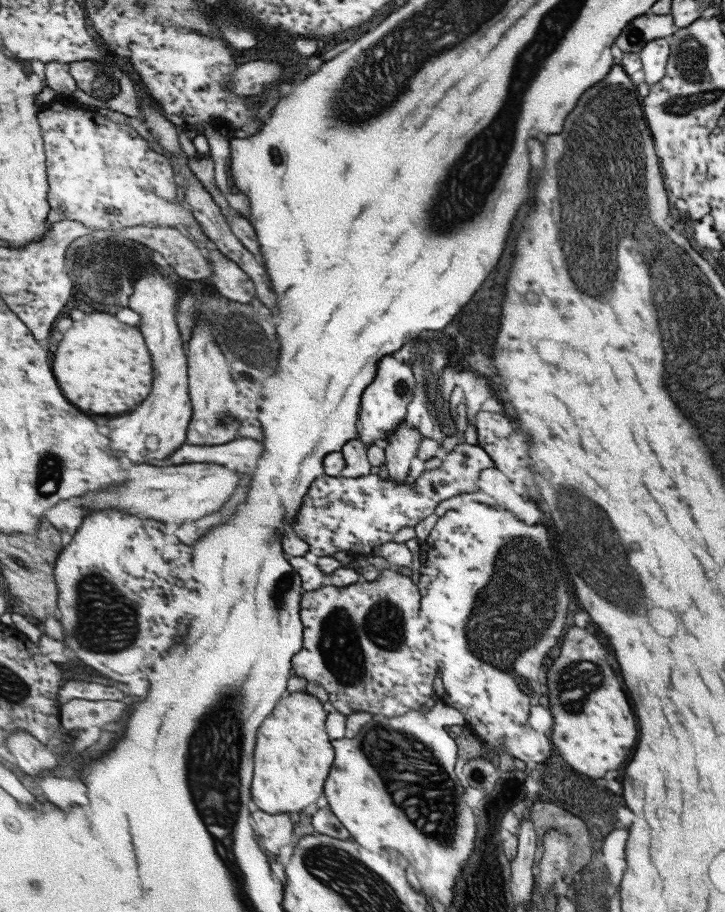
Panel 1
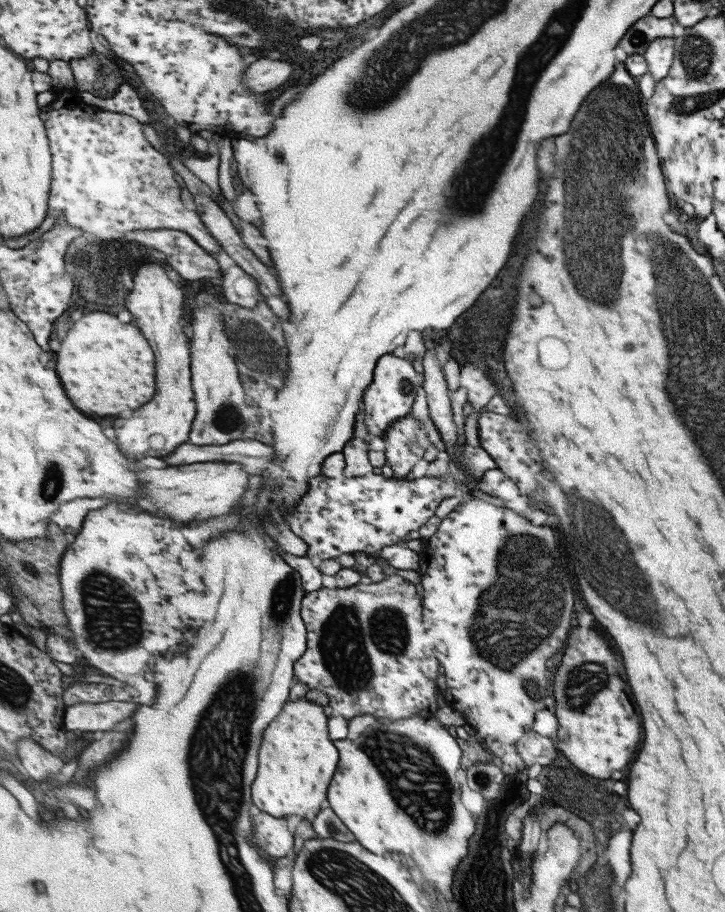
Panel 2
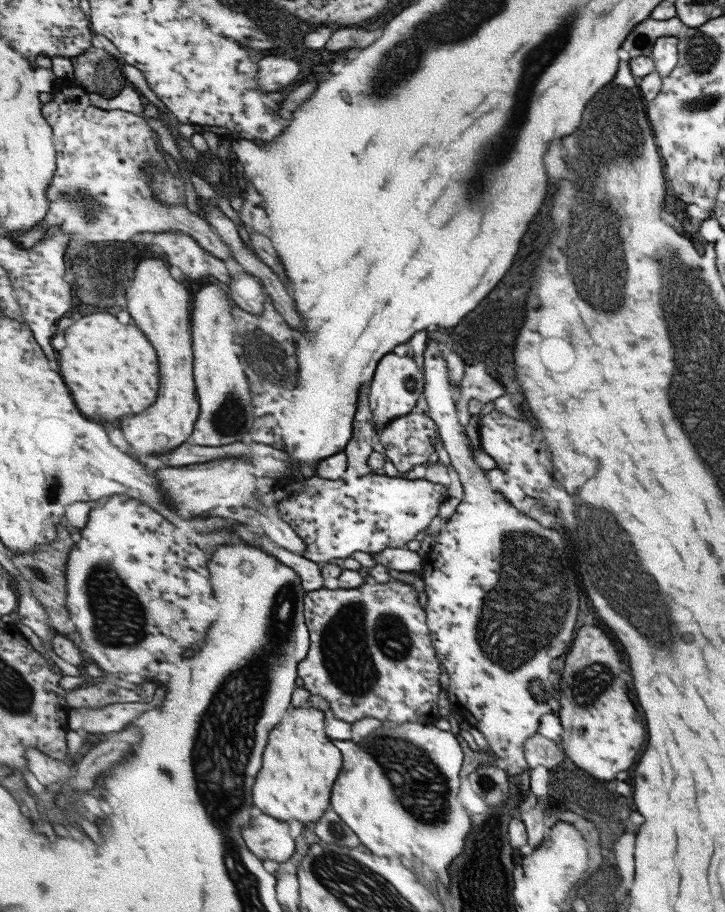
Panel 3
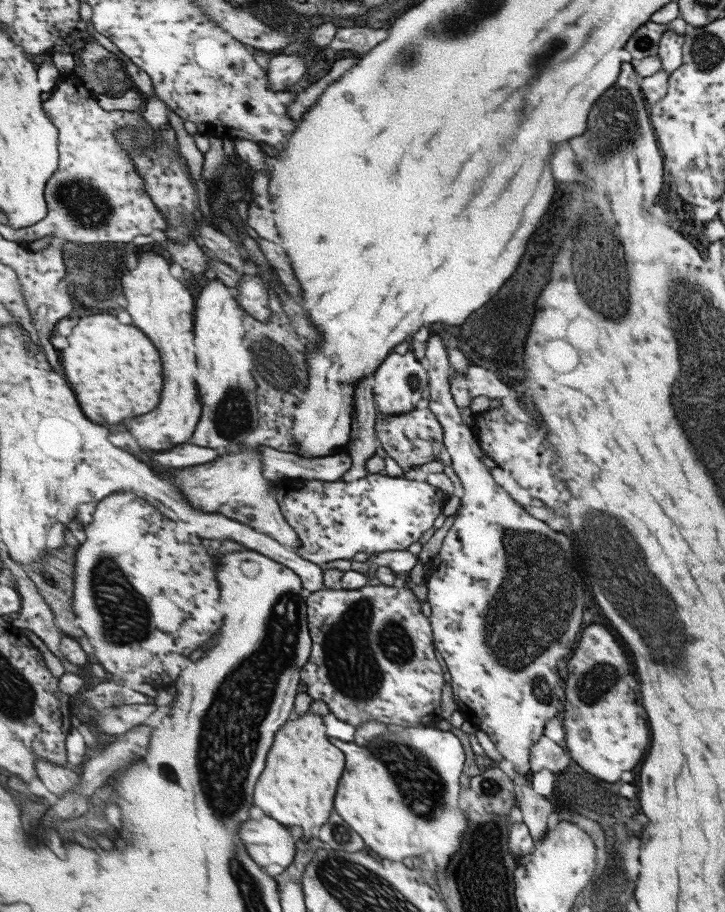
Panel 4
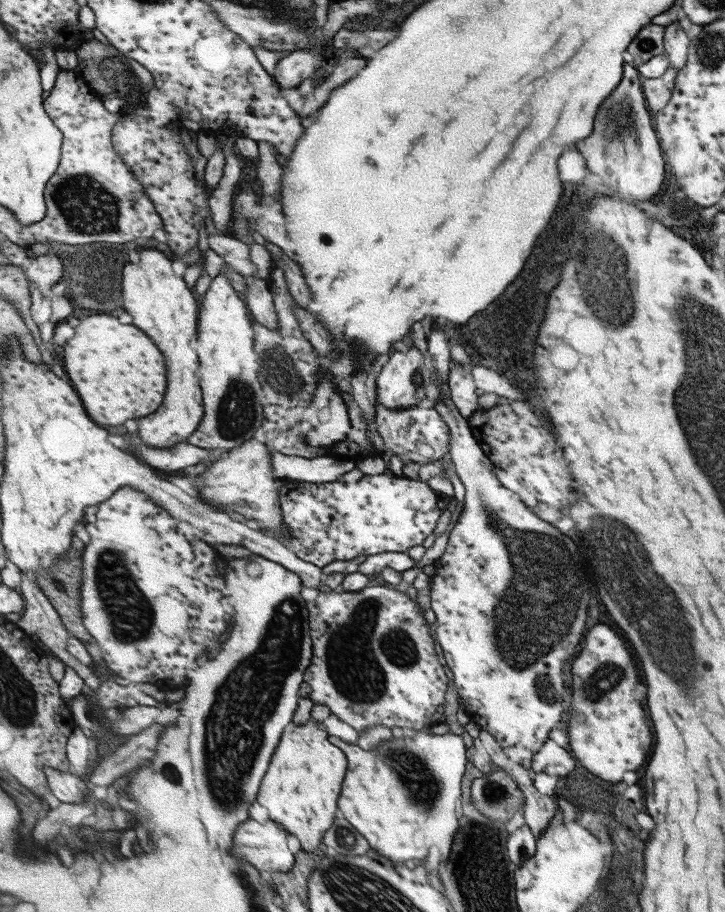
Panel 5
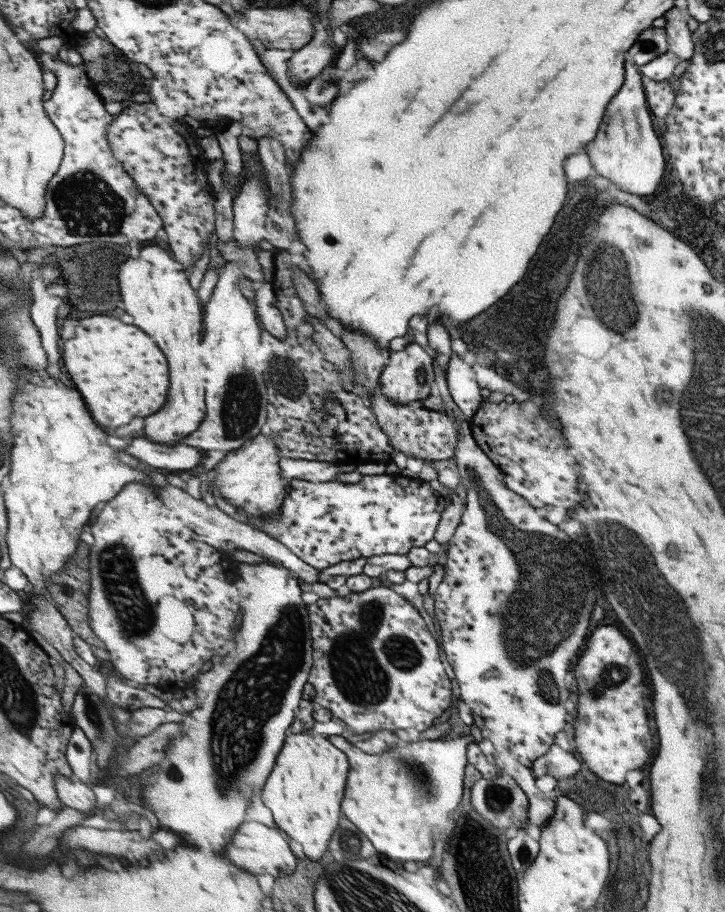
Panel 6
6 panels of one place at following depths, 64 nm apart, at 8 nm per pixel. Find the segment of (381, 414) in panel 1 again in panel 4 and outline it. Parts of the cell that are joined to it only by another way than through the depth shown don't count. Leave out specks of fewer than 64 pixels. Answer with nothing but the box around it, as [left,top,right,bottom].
[372,351,427,415]

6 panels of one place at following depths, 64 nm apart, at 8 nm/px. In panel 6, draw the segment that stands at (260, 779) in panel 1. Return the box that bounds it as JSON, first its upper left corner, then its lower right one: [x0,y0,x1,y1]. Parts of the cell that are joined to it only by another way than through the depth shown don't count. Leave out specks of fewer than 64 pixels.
[262,727,351,860]

